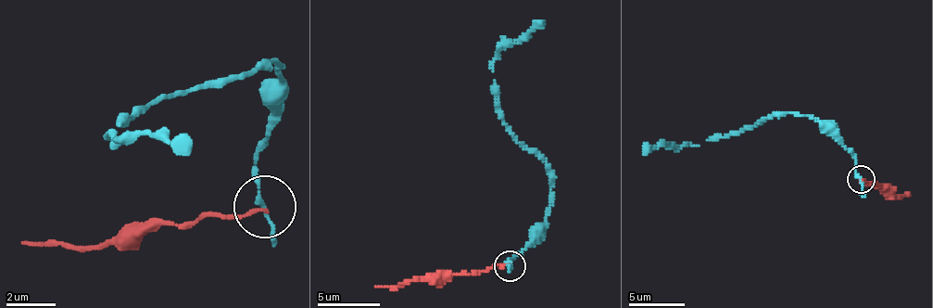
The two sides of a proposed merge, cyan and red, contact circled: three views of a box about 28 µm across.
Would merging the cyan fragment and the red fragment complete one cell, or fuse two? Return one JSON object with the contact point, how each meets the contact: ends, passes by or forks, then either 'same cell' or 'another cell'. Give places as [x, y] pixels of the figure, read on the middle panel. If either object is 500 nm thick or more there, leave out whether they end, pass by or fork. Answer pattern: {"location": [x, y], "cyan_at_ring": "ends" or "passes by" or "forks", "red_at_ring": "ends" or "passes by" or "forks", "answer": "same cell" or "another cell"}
{"location": [510, 265], "cyan_at_ring": "passes by", "red_at_ring": "ends", "answer": "another cell"}

